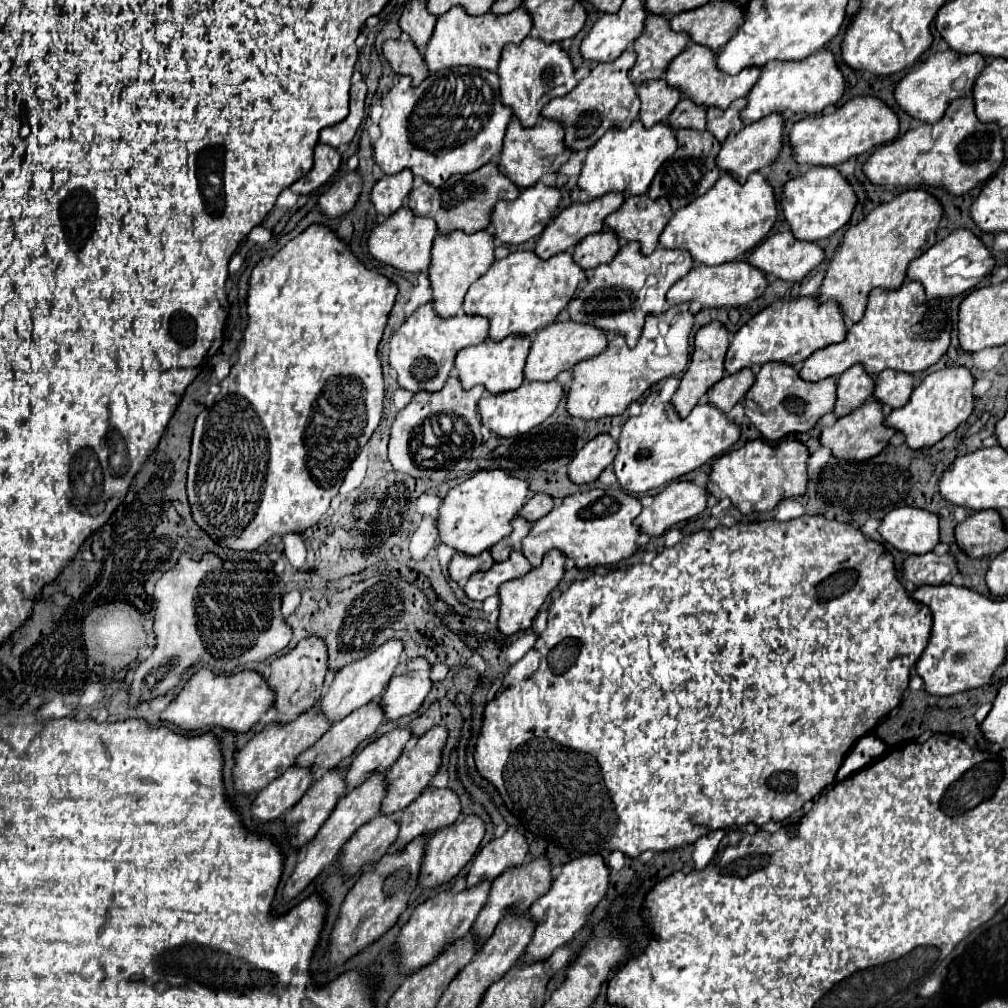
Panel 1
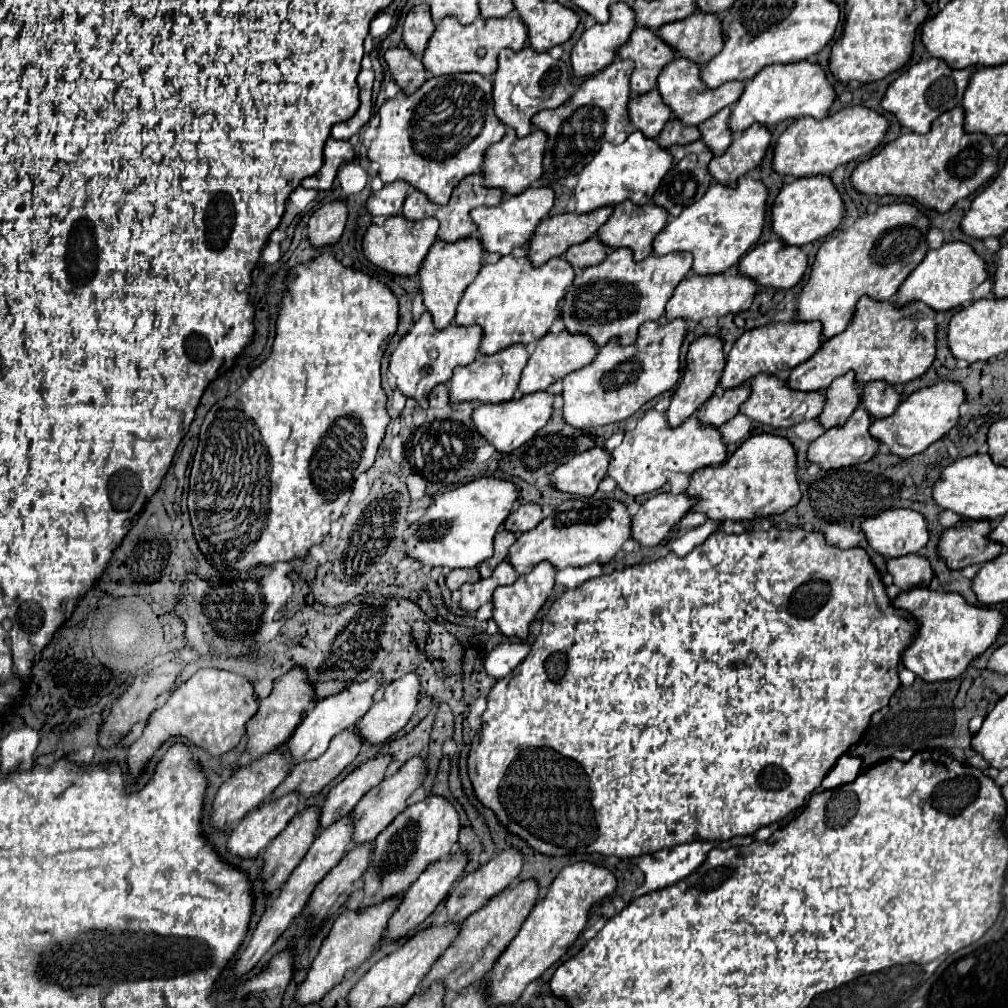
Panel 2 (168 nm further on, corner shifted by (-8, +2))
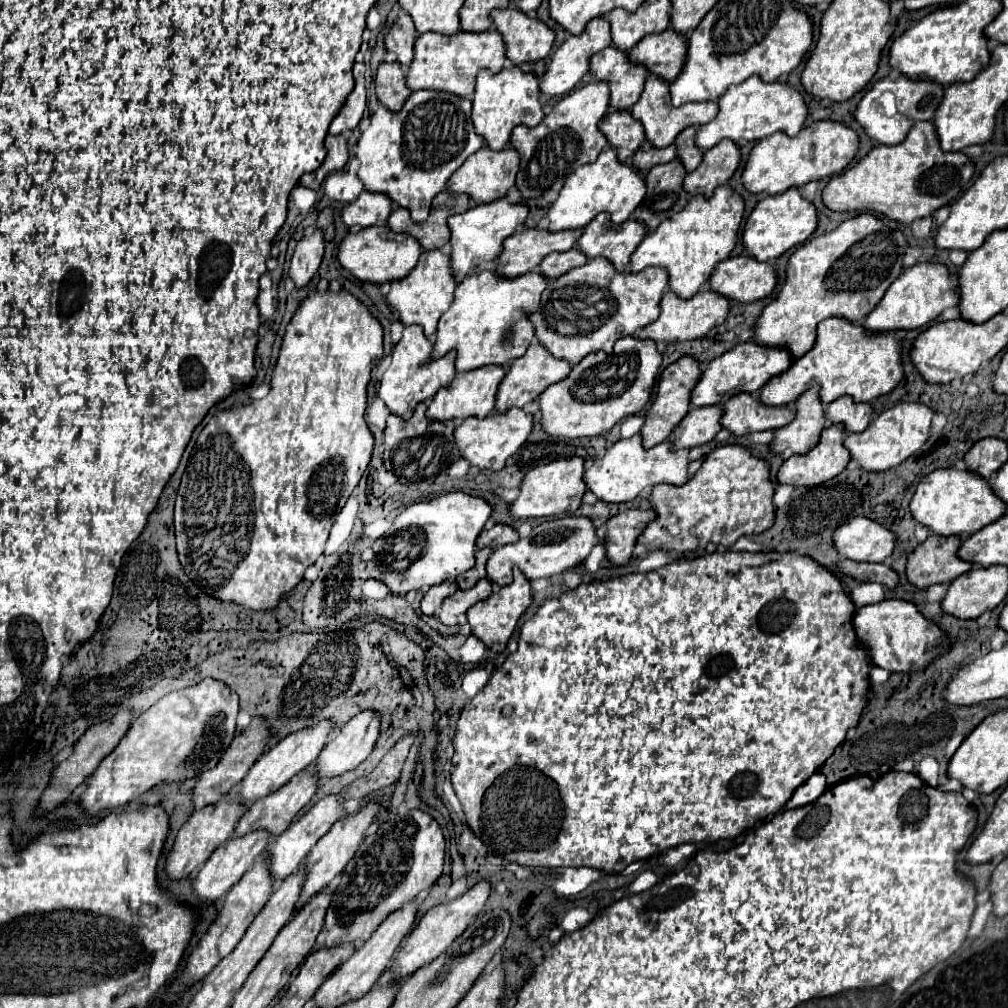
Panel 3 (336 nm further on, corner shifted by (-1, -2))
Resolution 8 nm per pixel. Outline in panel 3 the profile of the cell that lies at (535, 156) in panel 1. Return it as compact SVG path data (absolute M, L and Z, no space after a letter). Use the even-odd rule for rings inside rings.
M483 146L471 158L467 158L463 168L459 168L455 172L455 176L449 180L447 190L453 194L461 194L461 192L469 194L475 204L487 204L487 202L503 198L507 194L507 190L511 186L515 186L517 172L519 172L519 154L515 154L515 150L511 150L511 146L503 148L499 152L487 150L487 146Z

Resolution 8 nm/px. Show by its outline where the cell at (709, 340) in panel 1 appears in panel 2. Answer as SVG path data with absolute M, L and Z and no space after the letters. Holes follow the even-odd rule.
M702 336L702 338L696 338L690 344L690 350L688 350L688 356L686 356L684 376L678 382L676 392L672 394L670 408L666 410L666 420L672 428L680 426L686 418L690 418L714 394L718 380L720 380L720 370L724 368L724 364L726 364L726 360L724 360L724 354L722 354L722 340L720 338Z

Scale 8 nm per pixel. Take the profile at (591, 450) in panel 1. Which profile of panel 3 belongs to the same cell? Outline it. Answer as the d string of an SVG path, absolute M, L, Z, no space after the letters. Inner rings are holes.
M579 456L535 466L533 470L527 472L523 486L521 486L521 494L511 506L511 514L517 518L531 518L531 516L575 512L587 490L587 484L583 482L583 470L585 470L585 460Z

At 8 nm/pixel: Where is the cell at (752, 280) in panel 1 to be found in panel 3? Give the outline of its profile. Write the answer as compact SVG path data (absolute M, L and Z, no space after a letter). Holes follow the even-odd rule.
M701 290L699 294L695 294L695 298L679 298L679 294L671 294L665 292L663 300L661 300L661 314L659 318L645 326L639 332L639 338L651 338L655 342L683 342L683 340L695 340L695 338L703 338L711 328L715 328L717 324L723 324L725 318L729 316L729 300L723 296L713 294L711 290Z

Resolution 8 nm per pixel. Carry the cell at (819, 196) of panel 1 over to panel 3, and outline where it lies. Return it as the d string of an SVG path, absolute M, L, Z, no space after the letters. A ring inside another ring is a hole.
M791 188L783 194L767 196L757 204L757 208L747 218L743 242L751 256L755 256L761 262L767 262L767 260L779 258L781 254L785 254L787 250L795 248L795 246L807 242L809 236L813 236L813 232L817 230L817 226L819 226L817 208L801 196L799 188Z

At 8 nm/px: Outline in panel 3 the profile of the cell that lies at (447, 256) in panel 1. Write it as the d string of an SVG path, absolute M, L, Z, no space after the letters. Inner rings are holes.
M425 250L407 278L391 282L387 302L391 304L391 308L399 310L399 320L403 324L419 324L423 326L425 336L431 336L437 330L441 314L451 306L455 298L455 288L457 282L455 276L451 274L451 256L443 254L441 250Z

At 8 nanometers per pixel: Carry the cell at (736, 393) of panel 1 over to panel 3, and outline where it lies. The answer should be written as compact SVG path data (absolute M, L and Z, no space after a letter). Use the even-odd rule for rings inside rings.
M719 404L691 408L671 436L675 448L695 448L699 444L711 442L717 436L717 432L723 428L719 422L721 416L723 412Z

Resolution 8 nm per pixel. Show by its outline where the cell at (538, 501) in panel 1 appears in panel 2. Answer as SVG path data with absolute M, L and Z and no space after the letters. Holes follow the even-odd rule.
M520 504L510 514L510 518L504 520L504 528L514 534L522 534L536 528L540 520L542 520L542 508L538 504Z

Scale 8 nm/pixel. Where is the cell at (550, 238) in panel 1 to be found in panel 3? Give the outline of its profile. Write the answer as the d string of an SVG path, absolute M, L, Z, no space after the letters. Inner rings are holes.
M527 228L525 232L515 232L505 240L495 272L515 278L537 270L547 254L571 250L577 244L579 234L583 234L583 230L561 230L559 234L551 234L547 228Z

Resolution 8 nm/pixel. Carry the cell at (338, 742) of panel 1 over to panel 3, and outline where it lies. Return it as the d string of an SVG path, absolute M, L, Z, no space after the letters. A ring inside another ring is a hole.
M303 770L303 772L295 774L295 778L291 778L291 782L281 786L275 794L269 794L267 798L261 798L259 802L253 802L251 808L247 808L247 812L241 816L241 820L239 820L237 828L235 828L235 836L243 836L243 834L255 830L255 828L265 828L271 834L281 834L291 824L295 814L305 804L309 804L309 800L313 798L319 782L321 782L321 778L319 778L317 770Z

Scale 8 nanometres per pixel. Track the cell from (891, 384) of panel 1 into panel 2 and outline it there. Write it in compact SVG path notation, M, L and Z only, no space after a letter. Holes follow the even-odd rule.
M872 382L862 386L862 406L872 418L888 418L894 414L902 400L902 394L894 390L894 386L886 386L886 382Z

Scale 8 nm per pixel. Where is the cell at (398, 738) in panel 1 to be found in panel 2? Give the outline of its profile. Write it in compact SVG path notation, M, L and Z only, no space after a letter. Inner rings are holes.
M378 756L378 758L368 760L366 764L358 766L340 784L336 784L328 792L324 804L320 806L320 828L318 828L318 832L326 830L328 826L338 822L340 818L348 816L352 812L352 808L356 806L356 802L368 790L372 790L374 786L378 786L382 782L388 764L390 764L390 758Z

